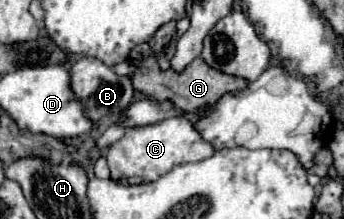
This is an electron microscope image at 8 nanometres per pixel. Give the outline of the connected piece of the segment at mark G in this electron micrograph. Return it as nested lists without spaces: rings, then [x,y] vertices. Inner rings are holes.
[[[153,55],[145,57],[135,71],[133,77],[133,87],[135,91],[143,93],[145,97],[153,97],[159,103],[171,103],[183,111],[201,111],[201,115],[205,115],[207,109],[213,109],[213,105],[225,95],[225,93],[237,93],[241,89],[245,89],[247,81],[241,77],[233,77],[233,75],[225,75],[217,69],[211,69],[209,65],[205,65],[203,59],[195,59],[183,73],[173,73],[169,71],[161,71],[157,65],[157,59]]]

